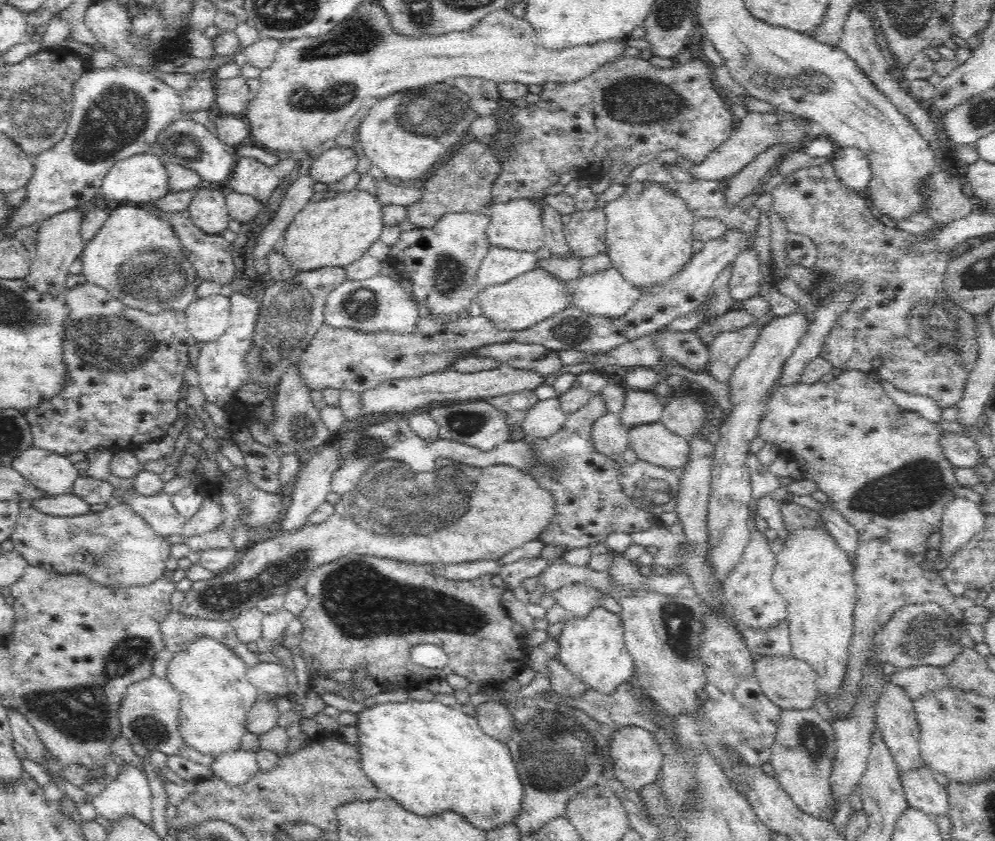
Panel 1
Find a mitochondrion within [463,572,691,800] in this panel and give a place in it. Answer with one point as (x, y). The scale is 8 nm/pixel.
(556, 749)

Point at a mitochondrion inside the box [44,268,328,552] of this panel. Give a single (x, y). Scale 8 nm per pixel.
(105, 343)

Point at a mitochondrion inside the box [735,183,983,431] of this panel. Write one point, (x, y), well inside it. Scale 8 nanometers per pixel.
(937, 322)

